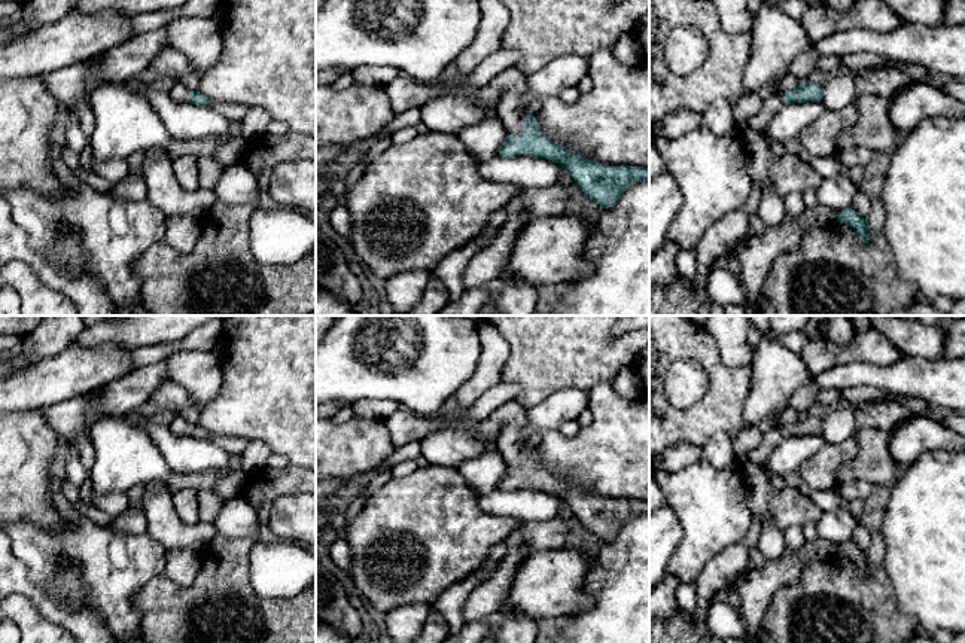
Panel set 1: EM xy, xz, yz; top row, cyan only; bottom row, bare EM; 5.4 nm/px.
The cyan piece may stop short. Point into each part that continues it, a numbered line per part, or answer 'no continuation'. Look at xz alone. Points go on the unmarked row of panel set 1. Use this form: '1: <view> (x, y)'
1: xz (511, 444)

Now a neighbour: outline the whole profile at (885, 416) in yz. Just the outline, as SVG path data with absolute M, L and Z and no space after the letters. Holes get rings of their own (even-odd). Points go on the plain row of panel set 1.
M895 399L868 402L853 409L858 427L877 429L891 433L913 412Z

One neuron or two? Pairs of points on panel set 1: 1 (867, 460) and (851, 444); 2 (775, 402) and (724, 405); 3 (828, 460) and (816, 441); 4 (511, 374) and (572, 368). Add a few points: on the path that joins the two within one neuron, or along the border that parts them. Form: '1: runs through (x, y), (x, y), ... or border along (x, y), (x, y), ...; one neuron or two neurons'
1: border along (855, 435), (857, 454), (840, 466), (837, 480); two neurons
2: border along (752, 369), (742, 423); two neurons
3: border along (827, 444), (797, 469); two neurons
4: runs through (526, 368), (557, 368); one neuron

